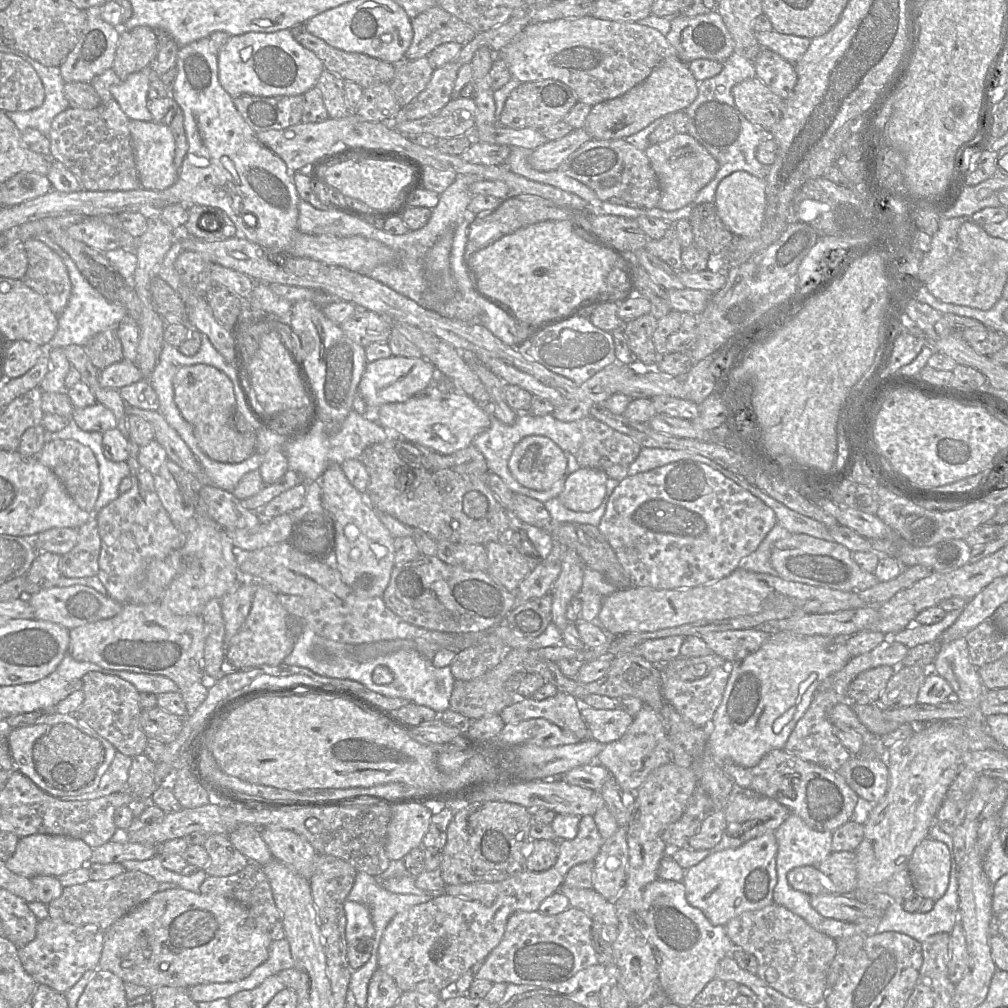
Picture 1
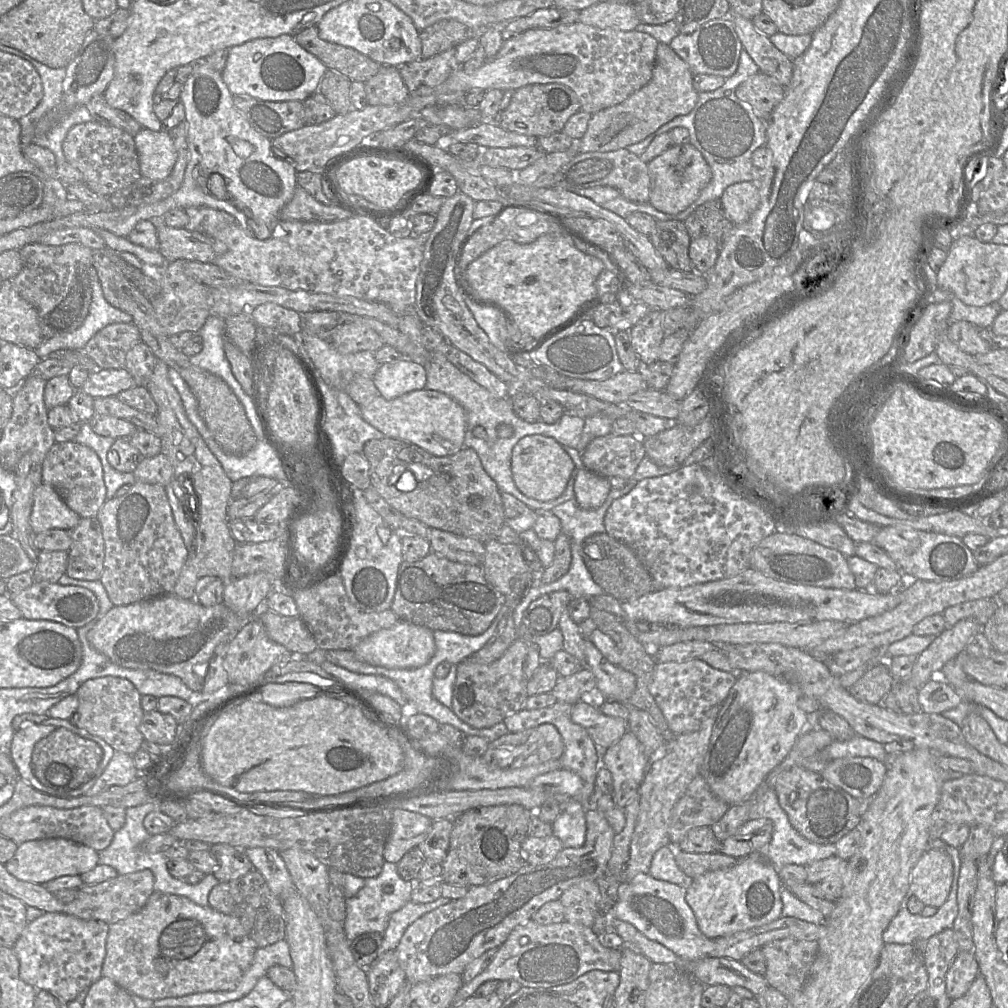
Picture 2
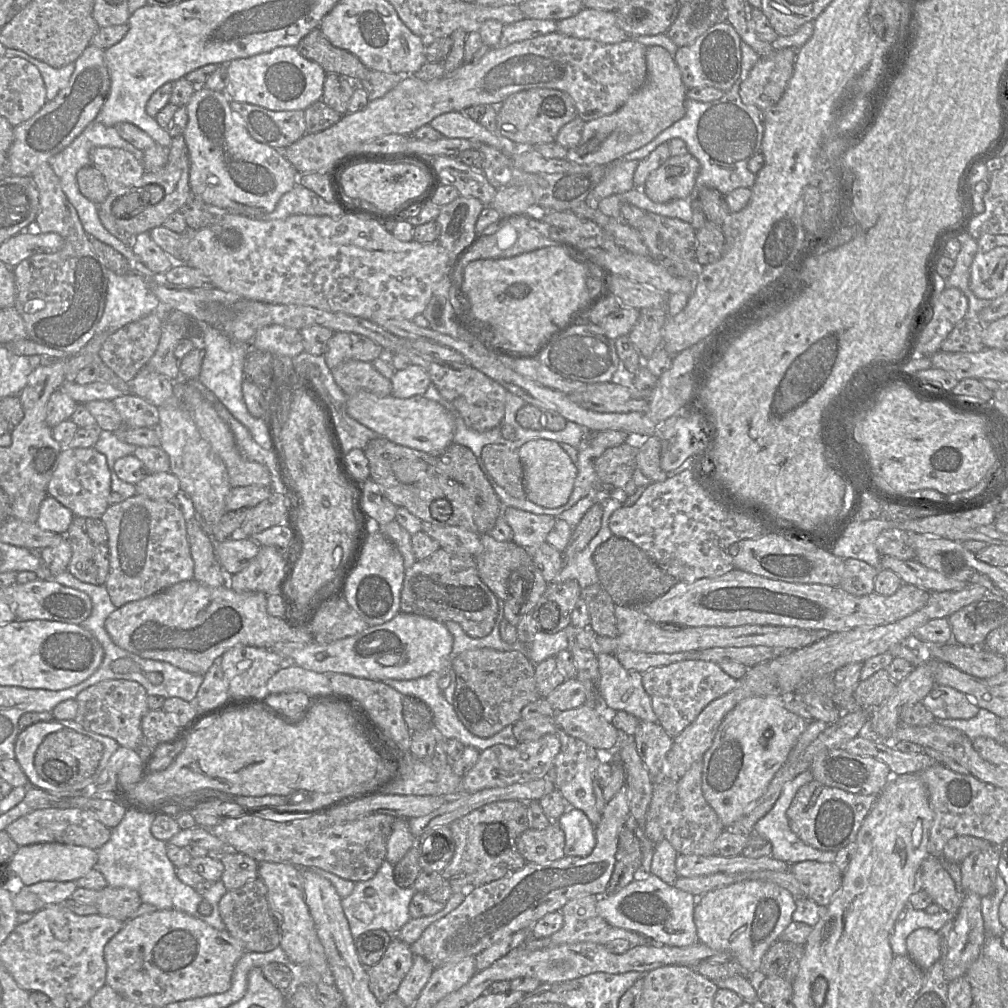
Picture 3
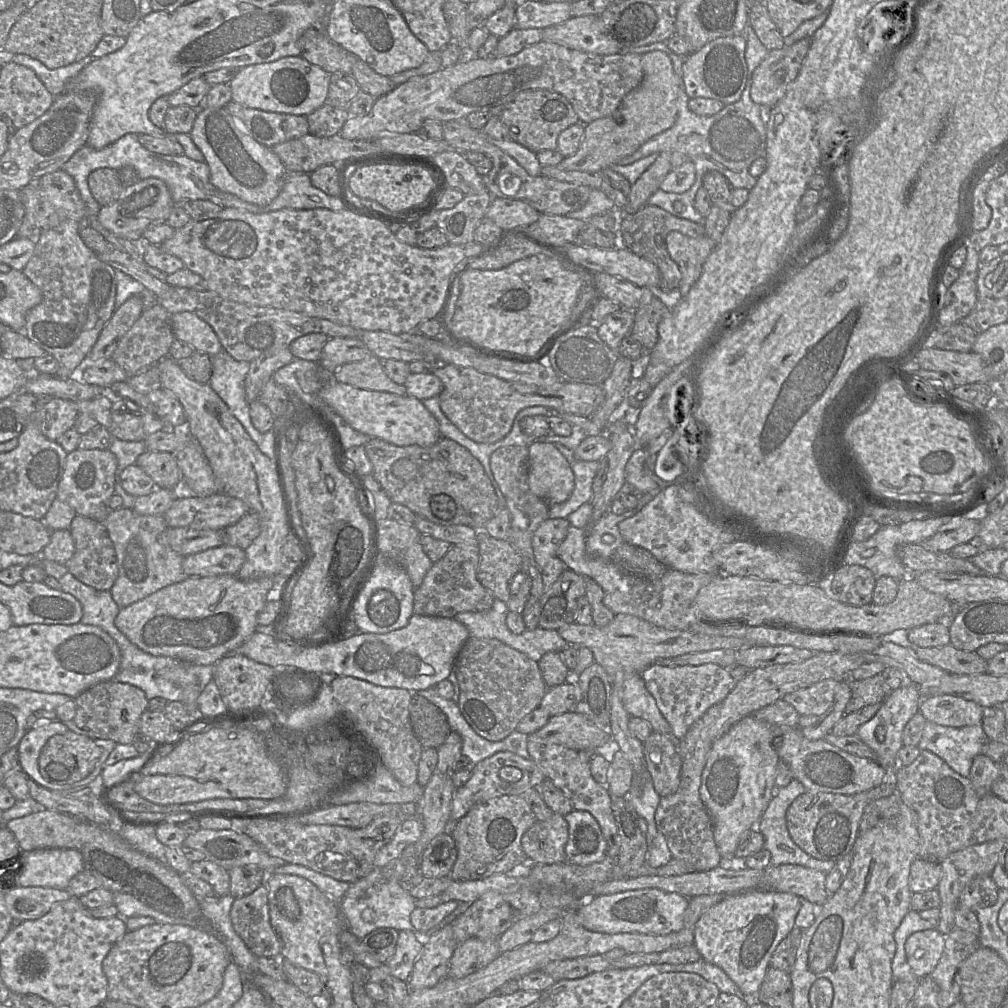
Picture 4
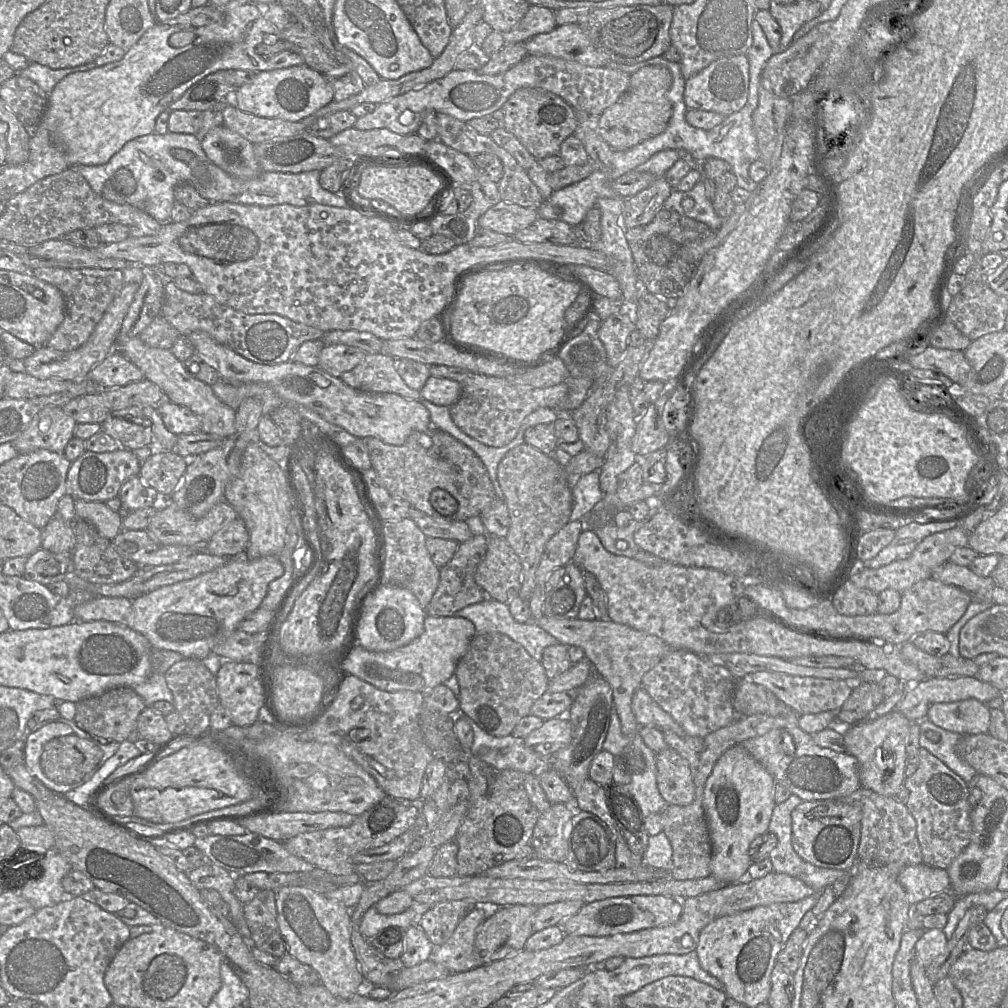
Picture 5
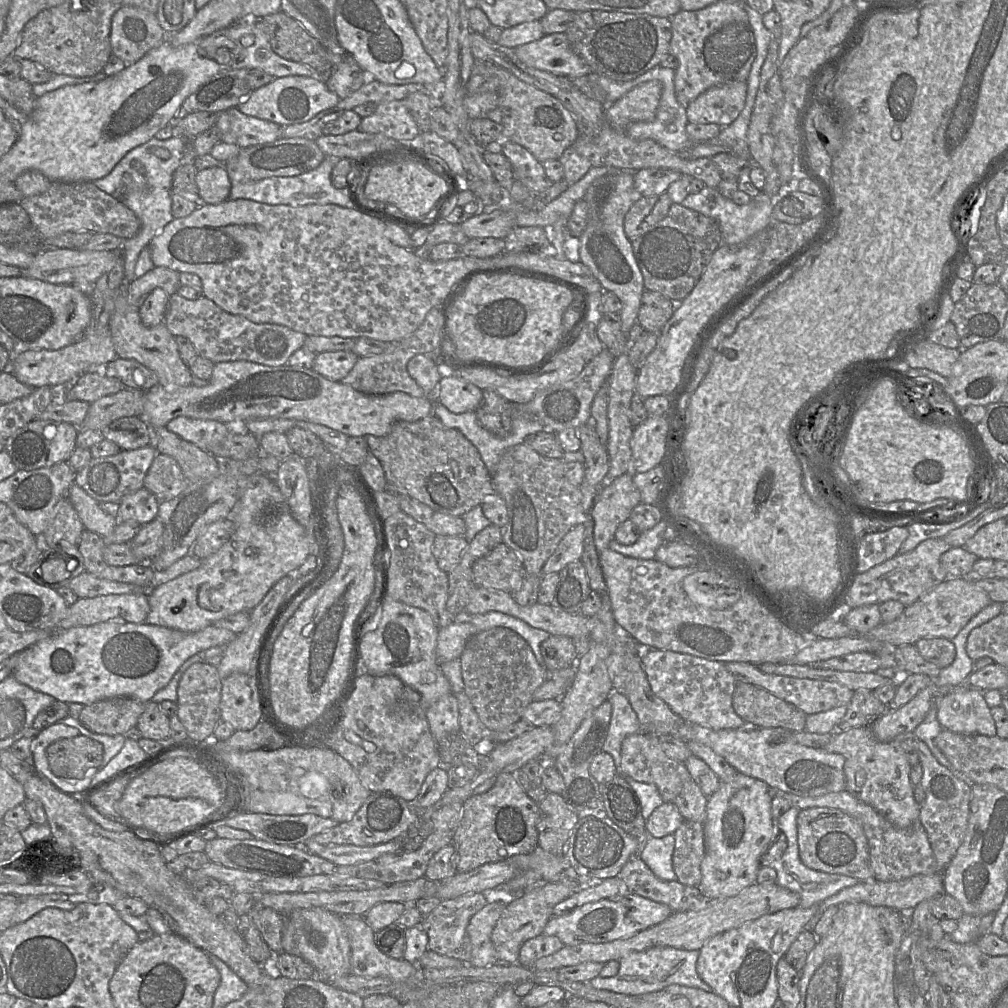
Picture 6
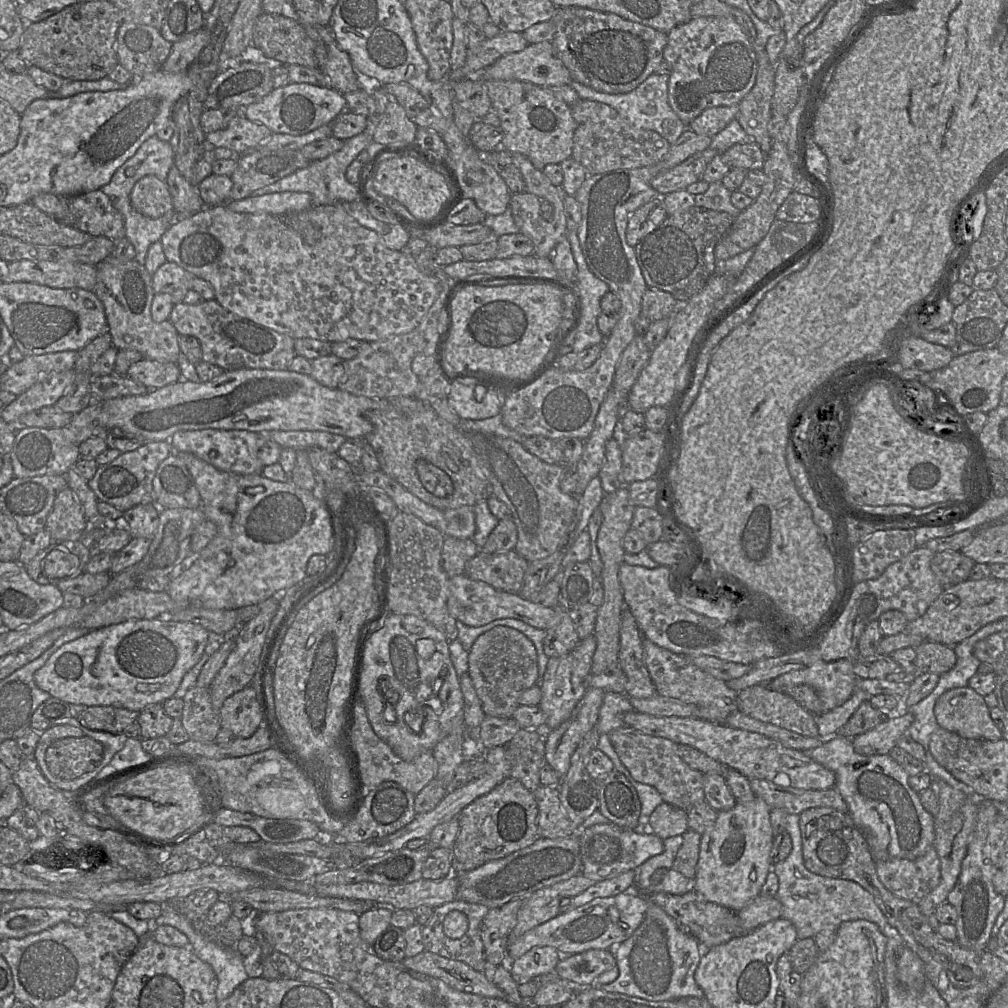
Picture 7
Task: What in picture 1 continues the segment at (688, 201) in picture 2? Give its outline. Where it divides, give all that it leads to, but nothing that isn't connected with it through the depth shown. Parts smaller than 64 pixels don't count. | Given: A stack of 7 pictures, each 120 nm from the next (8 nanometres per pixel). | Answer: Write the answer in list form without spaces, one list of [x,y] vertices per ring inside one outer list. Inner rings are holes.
[[[676,133],[665,142],[649,145],[645,154],[660,184],[661,198],[657,207],[665,211],[678,210],[693,202],[719,169],[717,160],[689,134]]]

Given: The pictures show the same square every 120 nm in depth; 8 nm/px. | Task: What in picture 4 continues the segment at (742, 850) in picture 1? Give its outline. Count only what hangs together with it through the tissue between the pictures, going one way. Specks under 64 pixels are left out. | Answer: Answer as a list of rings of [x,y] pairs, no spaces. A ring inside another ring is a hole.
[[[761,888],[728,894],[700,917],[695,925],[693,944],[702,959],[720,967],[738,986],[745,998],[754,999],[769,968],[774,950],[795,927],[795,917],[803,899],[795,894]]]

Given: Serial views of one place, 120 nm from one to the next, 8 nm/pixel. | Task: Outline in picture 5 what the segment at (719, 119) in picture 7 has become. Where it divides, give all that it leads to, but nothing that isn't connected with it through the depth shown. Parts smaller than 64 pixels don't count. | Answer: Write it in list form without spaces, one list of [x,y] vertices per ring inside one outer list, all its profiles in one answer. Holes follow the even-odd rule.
[[[746,54],[723,57],[710,63],[685,81],[684,101],[688,109],[713,111],[728,116],[741,110],[749,91],[749,63]]]

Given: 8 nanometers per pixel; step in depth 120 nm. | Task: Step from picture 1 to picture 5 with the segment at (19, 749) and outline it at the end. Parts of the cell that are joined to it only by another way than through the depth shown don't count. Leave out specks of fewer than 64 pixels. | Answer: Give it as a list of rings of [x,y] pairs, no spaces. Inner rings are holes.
[[[61,720],[53,721],[48,724],[45,724],[38,728],[36,731],[27,732],[27,734],[24,737],[25,741],[25,749],[24,749],[24,764],[29,770],[29,772],[38,778],[49,790],[53,791],[54,793],[57,793],[59,795],[64,795],[65,797],[73,797],[73,791],[80,787],[81,784],[57,784],[51,779],[49,779],[43,772],[41,768],[41,755],[44,751],[44,747],[46,743],[53,738],[60,737],[60,736],[66,736],[73,734],[73,729],[63,723]]]

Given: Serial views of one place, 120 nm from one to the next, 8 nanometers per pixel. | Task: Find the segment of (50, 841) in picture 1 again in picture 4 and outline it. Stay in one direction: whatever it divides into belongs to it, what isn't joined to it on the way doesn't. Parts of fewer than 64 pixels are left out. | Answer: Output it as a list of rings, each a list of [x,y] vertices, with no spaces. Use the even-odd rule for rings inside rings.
[[[46,848],[22,852],[15,886],[67,889],[71,879],[84,869],[78,849]]]

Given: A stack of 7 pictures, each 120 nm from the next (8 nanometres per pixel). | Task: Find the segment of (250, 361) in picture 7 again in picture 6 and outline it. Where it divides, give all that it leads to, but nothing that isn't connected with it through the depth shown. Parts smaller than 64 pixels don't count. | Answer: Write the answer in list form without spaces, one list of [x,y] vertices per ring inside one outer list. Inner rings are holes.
[[[178,293],[169,296],[163,324],[173,337],[188,338],[197,354],[214,364],[244,360],[272,367],[282,366],[296,350],[303,347],[307,337],[284,325],[254,323],[244,316],[230,314],[204,296],[188,300]]]

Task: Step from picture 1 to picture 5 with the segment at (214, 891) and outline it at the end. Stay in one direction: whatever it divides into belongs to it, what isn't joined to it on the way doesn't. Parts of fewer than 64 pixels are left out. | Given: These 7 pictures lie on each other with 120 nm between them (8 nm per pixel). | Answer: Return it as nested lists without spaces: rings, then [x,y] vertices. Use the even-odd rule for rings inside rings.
[[[260,890],[253,900],[244,904],[243,912],[252,945],[277,959],[283,956],[286,944],[277,922],[275,891]]]

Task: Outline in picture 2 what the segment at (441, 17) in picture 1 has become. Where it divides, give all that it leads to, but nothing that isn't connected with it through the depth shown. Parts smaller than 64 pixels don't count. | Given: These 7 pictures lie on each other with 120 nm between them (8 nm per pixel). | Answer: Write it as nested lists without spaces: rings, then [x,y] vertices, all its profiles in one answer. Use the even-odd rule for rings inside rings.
[[[439,20],[419,32],[420,59],[428,59],[450,48],[455,48],[474,35],[477,34],[472,29],[457,20]]]

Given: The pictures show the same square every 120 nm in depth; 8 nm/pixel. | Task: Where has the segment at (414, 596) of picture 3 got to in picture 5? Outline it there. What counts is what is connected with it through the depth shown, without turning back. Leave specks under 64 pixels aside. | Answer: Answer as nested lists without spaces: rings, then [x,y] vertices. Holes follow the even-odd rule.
[[[488,534],[473,535],[459,543],[452,559],[440,568],[439,583],[432,599],[425,608],[426,615],[451,617],[457,611],[486,599],[484,591],[475,582],[475,572],[487,551]]]

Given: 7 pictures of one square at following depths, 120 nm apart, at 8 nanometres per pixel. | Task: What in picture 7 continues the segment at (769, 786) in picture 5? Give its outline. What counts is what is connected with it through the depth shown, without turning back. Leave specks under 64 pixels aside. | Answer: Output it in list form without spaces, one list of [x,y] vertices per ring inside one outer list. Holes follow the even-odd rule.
[[[759,797],[746,803],[738,802],[732,809],[718,812],[715,824],[701,836],[694,889],[707,901],[738,912],[760,894],[767,875],[773,867],[770,852],[774,833],[770,823],[770,808]]]

